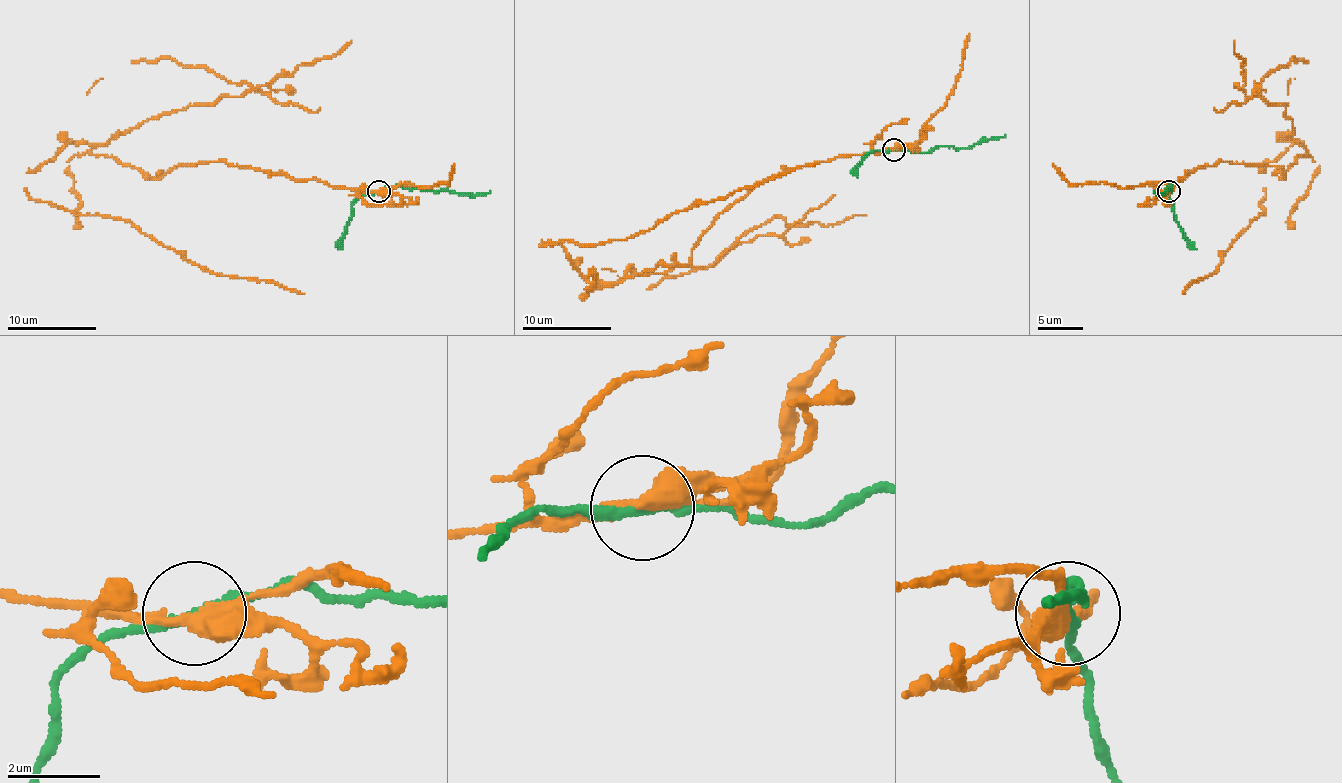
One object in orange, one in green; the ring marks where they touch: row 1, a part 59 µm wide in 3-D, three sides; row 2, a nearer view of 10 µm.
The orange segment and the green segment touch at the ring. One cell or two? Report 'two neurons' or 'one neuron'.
two neurons

